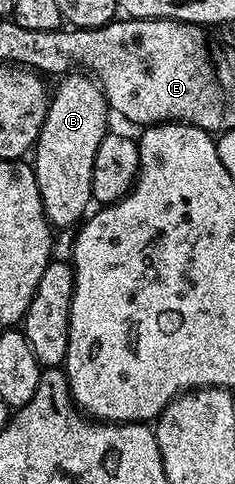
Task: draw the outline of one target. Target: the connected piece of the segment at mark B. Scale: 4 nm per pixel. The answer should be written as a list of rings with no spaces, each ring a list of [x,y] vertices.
[[[68,74],[57,84],[60,85],[51,93],[48,113],[42,122],[30,163],[36,171],[38,194],[48,223],[53,229],[60,230],[71,224],[79,225],[89,211],[88,204],[93,203],[94,154],[98,154],[102,138],[109,135],[110,109],[104,91],[91,75]]]

